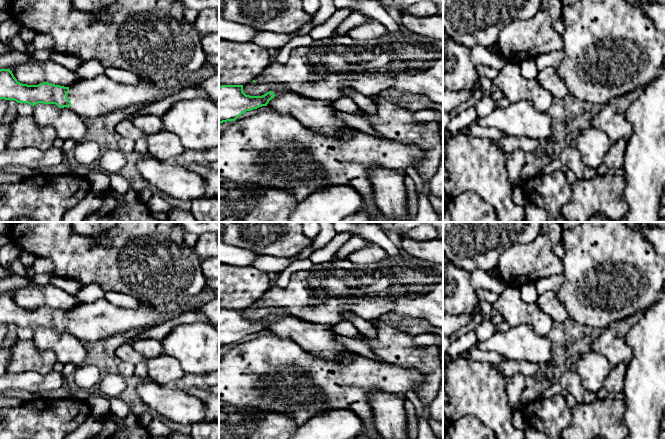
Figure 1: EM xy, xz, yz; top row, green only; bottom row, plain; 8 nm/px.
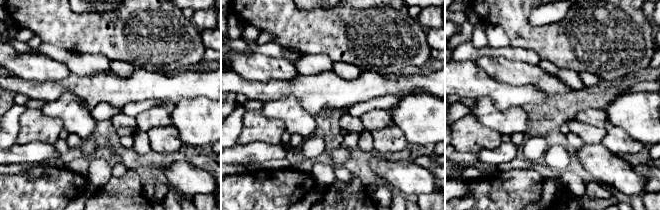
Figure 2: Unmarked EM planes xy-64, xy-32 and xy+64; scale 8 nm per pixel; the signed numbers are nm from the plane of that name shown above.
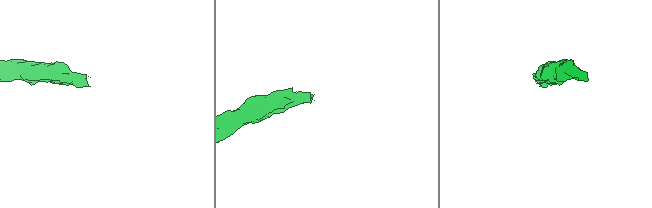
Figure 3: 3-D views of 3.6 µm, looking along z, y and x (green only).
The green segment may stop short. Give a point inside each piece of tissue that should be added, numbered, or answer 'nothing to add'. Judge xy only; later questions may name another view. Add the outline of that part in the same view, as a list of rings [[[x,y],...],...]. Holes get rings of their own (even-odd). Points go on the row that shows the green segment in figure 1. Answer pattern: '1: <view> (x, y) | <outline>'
1: xy (90, 98) | [[[99,75],[79,80],[69,87],[70,108],[83,119],[95,118],[110,112],[163,99],[179,92],[181,87],[168,82],[166,87],[141,78],[137,85],[124,85]]]

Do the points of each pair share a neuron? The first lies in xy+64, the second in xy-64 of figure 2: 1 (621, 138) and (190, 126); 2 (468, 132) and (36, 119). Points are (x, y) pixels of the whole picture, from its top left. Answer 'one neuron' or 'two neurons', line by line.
1: two neurons
2: one neuron

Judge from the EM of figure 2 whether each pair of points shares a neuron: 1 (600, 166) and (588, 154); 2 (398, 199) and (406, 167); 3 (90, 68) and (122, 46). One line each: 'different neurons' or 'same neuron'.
1: same neuron
2: different neurons
3: different neurons

